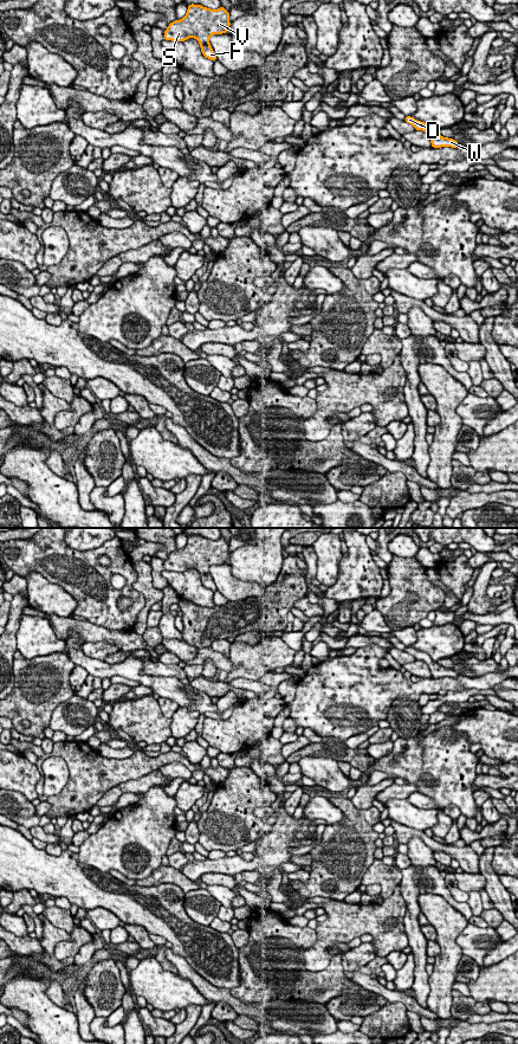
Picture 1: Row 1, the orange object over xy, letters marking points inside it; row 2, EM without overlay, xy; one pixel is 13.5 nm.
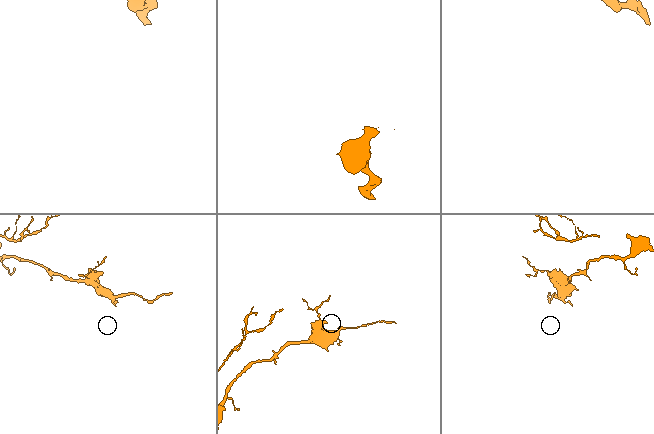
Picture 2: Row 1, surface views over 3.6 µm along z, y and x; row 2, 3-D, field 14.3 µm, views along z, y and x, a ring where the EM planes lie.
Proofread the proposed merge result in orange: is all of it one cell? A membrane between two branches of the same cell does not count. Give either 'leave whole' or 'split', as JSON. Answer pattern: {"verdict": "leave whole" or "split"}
{"verdict": "leave whole"}

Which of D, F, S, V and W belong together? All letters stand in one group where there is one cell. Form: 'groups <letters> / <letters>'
groups D F S V W

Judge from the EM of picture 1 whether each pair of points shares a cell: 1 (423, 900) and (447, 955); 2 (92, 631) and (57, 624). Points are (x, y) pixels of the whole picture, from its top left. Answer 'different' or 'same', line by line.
1: same
2: same

